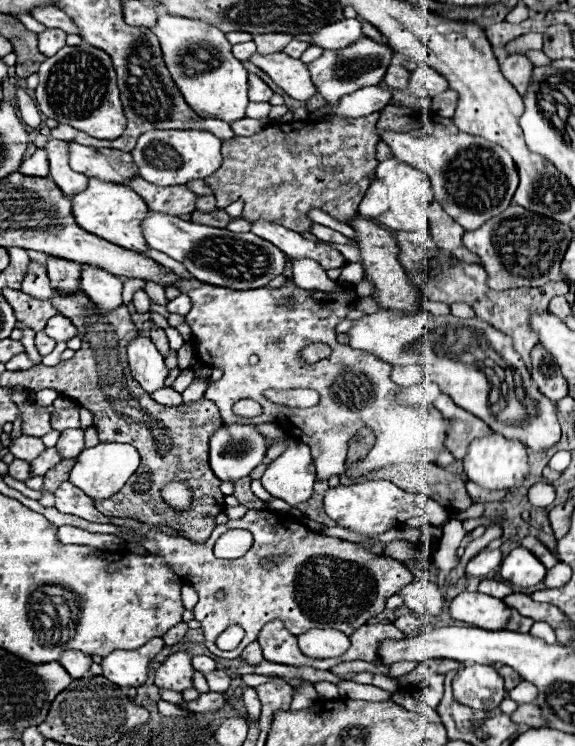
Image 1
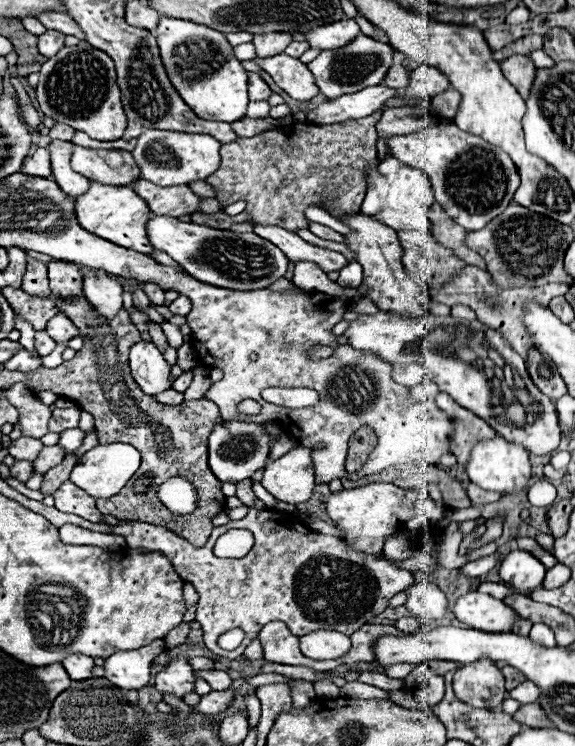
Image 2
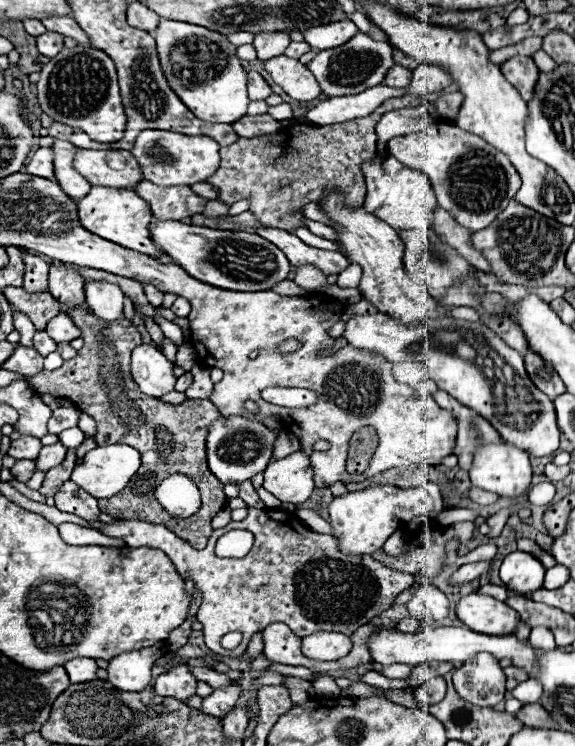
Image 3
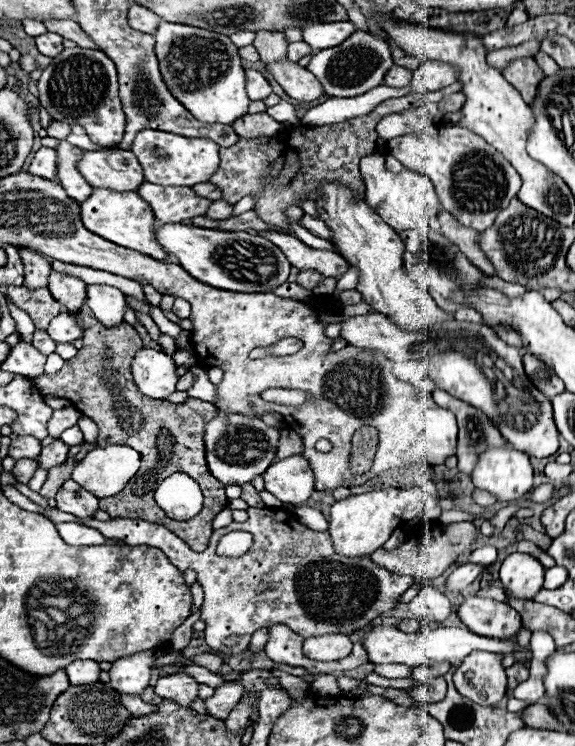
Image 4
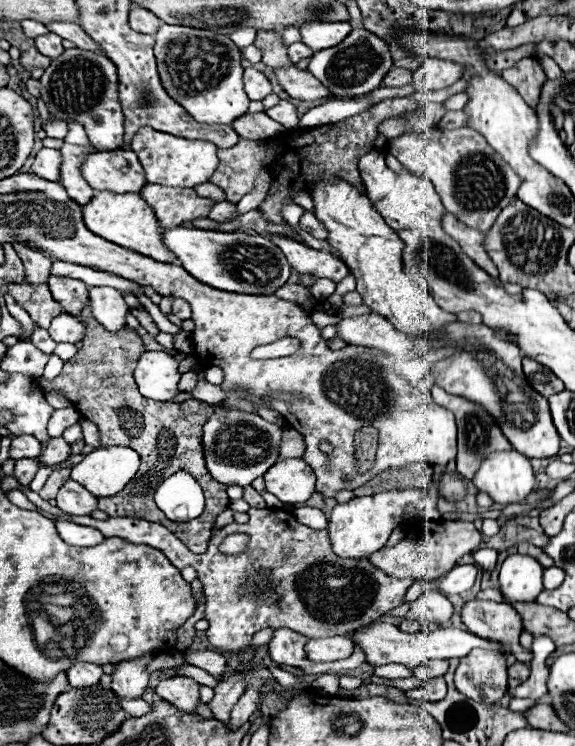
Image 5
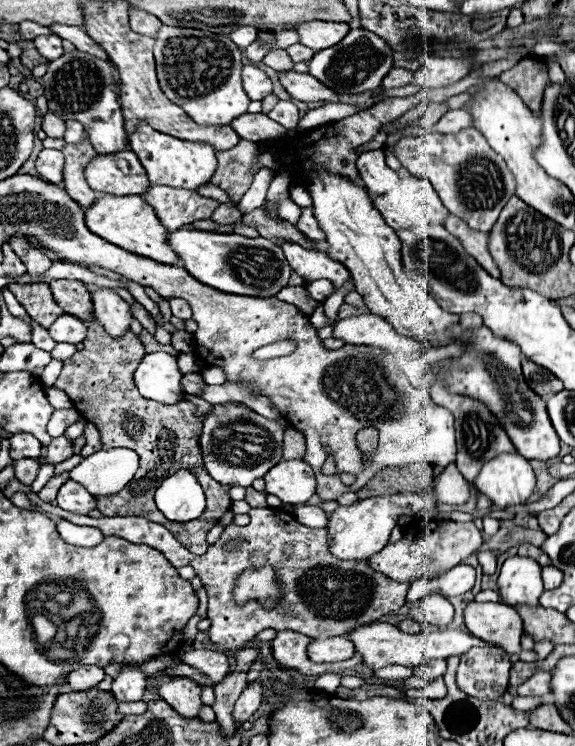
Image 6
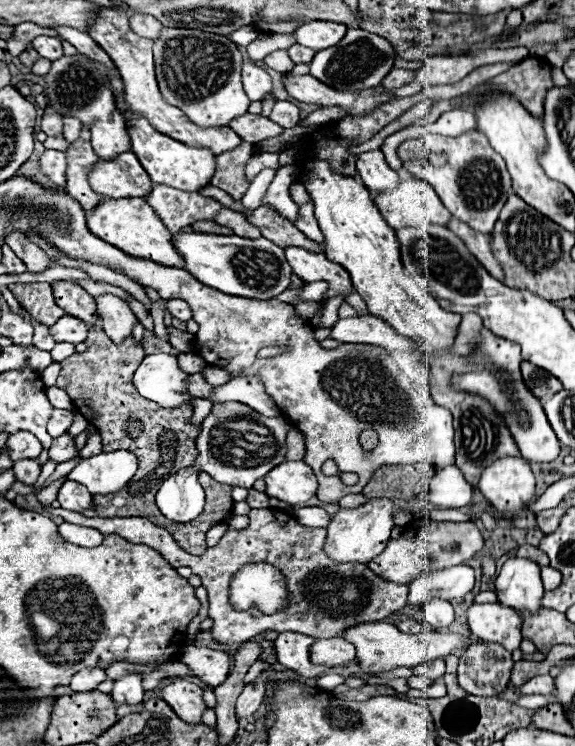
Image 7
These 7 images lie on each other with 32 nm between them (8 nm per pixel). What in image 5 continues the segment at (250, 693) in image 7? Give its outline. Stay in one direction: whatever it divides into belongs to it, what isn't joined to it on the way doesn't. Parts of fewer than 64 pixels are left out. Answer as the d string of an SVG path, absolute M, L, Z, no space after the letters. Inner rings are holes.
M248 688L242 698L238 700L238 704L234 706L232 714L230 714L230 722L228 722L228 728L230 730L238 730L242 728L248 718L254 714L254 710L258 708L258 702L260 702L260 690L258 688Z

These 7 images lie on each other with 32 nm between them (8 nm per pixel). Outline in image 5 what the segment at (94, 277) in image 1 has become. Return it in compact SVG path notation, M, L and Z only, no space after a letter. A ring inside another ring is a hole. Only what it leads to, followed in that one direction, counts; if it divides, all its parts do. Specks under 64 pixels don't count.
M92 286L90 288L90 312L92 316L110 332L126 326L128 304L122 294L110 286Z

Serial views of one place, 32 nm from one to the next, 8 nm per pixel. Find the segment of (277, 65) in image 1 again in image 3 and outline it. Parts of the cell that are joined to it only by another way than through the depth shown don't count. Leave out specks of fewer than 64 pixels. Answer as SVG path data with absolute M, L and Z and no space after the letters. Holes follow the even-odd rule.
M276 56L272 60L262 62L264 70L268 70L274 82L294 100L308 102L320 96L320 86L314 80L314 74L294 58Z

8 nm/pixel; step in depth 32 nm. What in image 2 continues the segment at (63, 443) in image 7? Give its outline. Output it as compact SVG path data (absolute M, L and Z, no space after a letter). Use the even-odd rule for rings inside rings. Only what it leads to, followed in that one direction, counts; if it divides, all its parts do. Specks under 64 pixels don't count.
M44 446L44 450L40 452L40 456L32 462L32 464L34 464L34 472L36 472L36 474L44 474L44 472L48 472L50 468L58 466L62 460L64 460L62 448Z

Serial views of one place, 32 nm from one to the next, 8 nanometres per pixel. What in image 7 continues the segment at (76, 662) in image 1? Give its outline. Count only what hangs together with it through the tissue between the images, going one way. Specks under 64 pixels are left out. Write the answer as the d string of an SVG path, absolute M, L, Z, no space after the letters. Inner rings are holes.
M84 668L70 678L70 688L74 692L86 692L90 688L98 688L98 684L104 680L106 672L102 668Z

